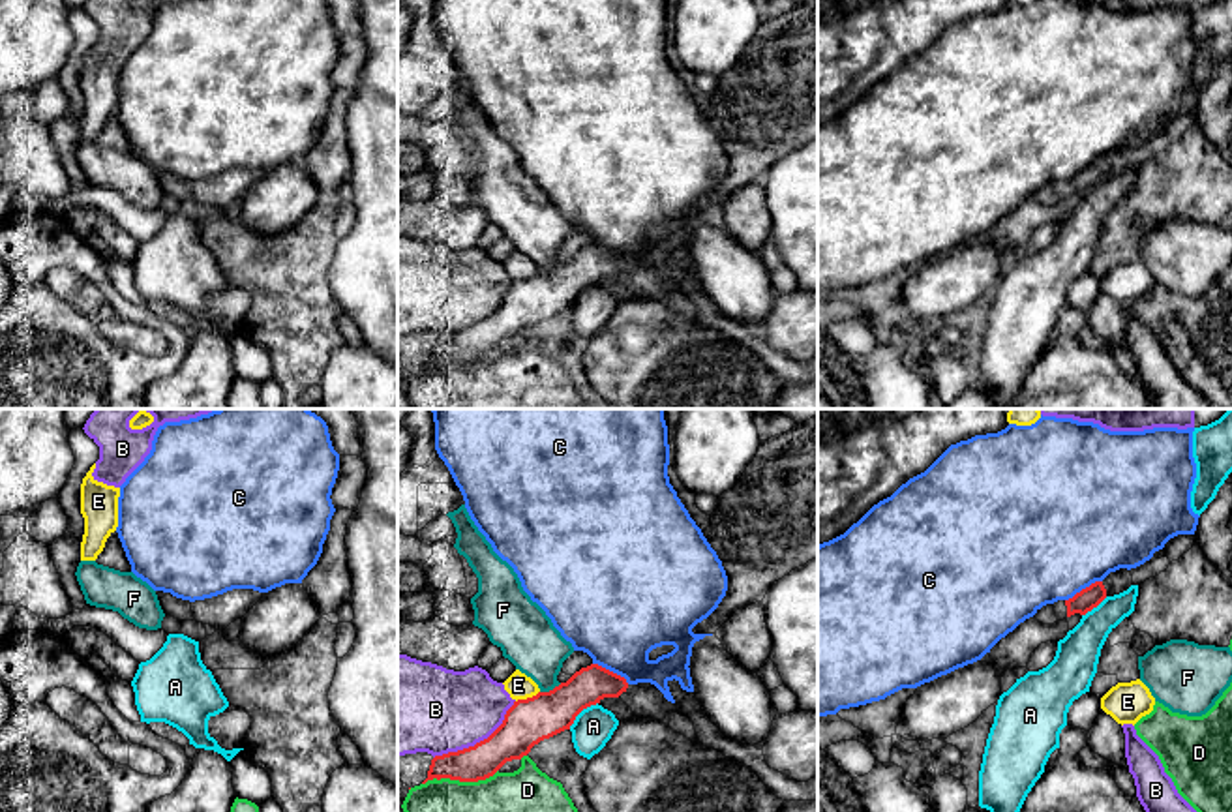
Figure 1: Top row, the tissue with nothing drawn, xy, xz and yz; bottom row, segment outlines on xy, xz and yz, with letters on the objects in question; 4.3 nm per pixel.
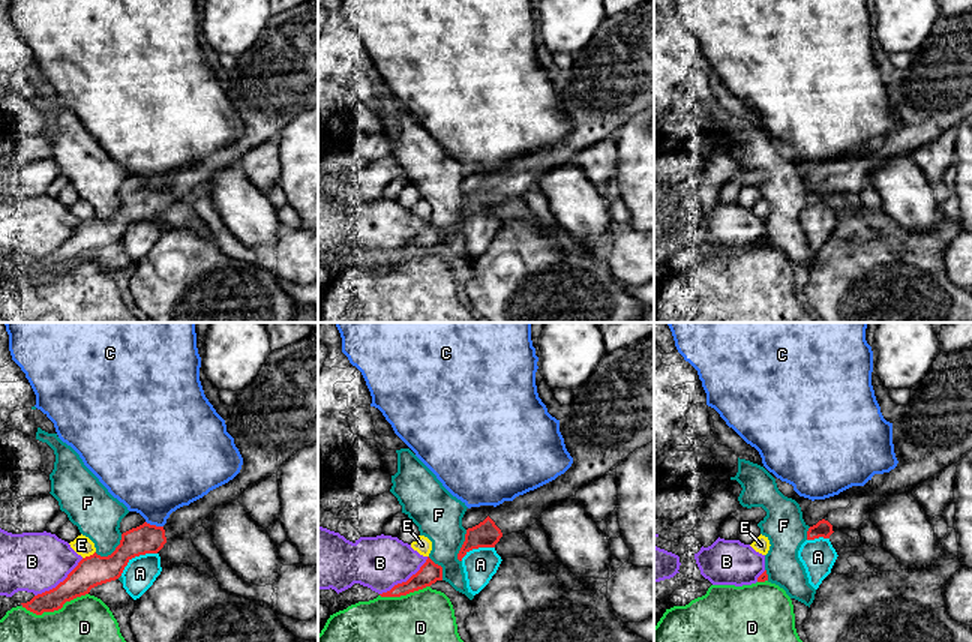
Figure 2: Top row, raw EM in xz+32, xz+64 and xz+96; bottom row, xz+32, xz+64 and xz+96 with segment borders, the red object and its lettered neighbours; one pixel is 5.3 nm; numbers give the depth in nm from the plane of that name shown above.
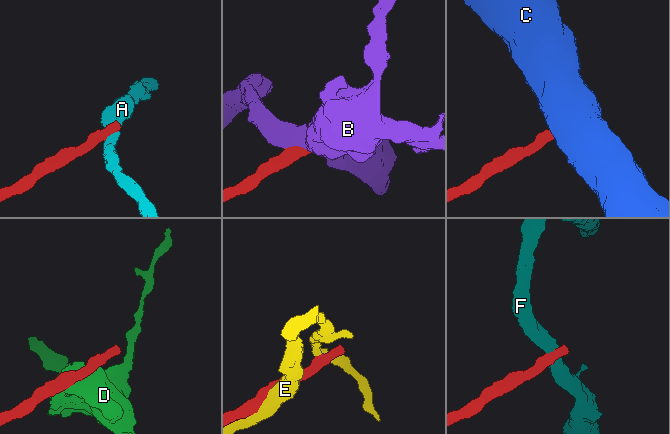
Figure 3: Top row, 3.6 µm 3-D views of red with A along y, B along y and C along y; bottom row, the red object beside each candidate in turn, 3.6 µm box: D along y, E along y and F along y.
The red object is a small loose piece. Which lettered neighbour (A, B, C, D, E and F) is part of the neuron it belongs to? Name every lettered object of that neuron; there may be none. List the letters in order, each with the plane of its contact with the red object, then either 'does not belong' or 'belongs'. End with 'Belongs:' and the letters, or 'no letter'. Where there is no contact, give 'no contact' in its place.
A: xz | does not belong
B: xz | does not belong
C: xz | does not belong
D: xz | does not belong
E: xz | does not belong
F: xz | does not belong
Belongs: no letter

